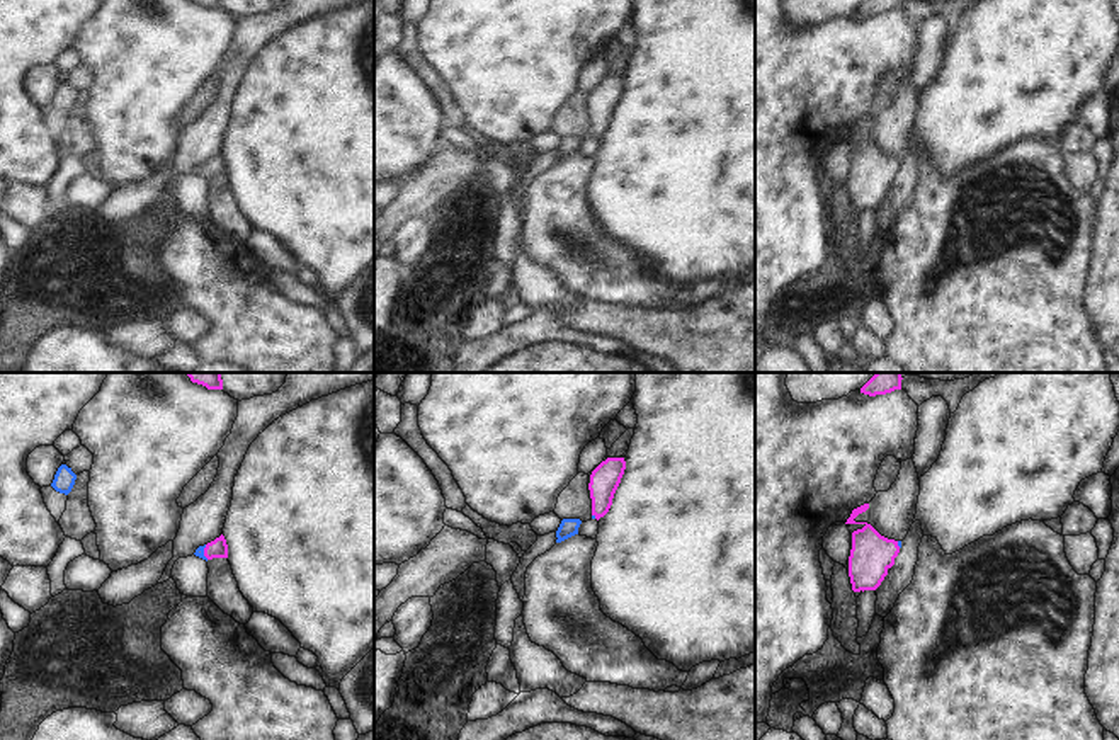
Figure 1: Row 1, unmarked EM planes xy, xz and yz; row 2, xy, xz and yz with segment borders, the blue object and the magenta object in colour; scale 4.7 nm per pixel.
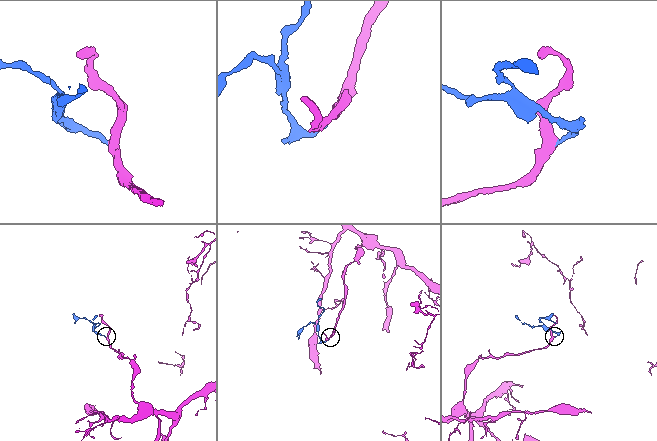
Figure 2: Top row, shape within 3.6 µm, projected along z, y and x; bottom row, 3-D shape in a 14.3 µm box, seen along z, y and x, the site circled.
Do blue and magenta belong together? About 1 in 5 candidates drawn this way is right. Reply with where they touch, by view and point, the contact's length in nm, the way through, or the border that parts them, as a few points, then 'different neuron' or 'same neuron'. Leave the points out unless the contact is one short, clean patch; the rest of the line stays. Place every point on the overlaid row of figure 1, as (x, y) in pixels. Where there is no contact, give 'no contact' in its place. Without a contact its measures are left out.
contact xy (203, 552); length 70 nm; way xy (199, 552), (203, 552), (218, 548); same neuron

